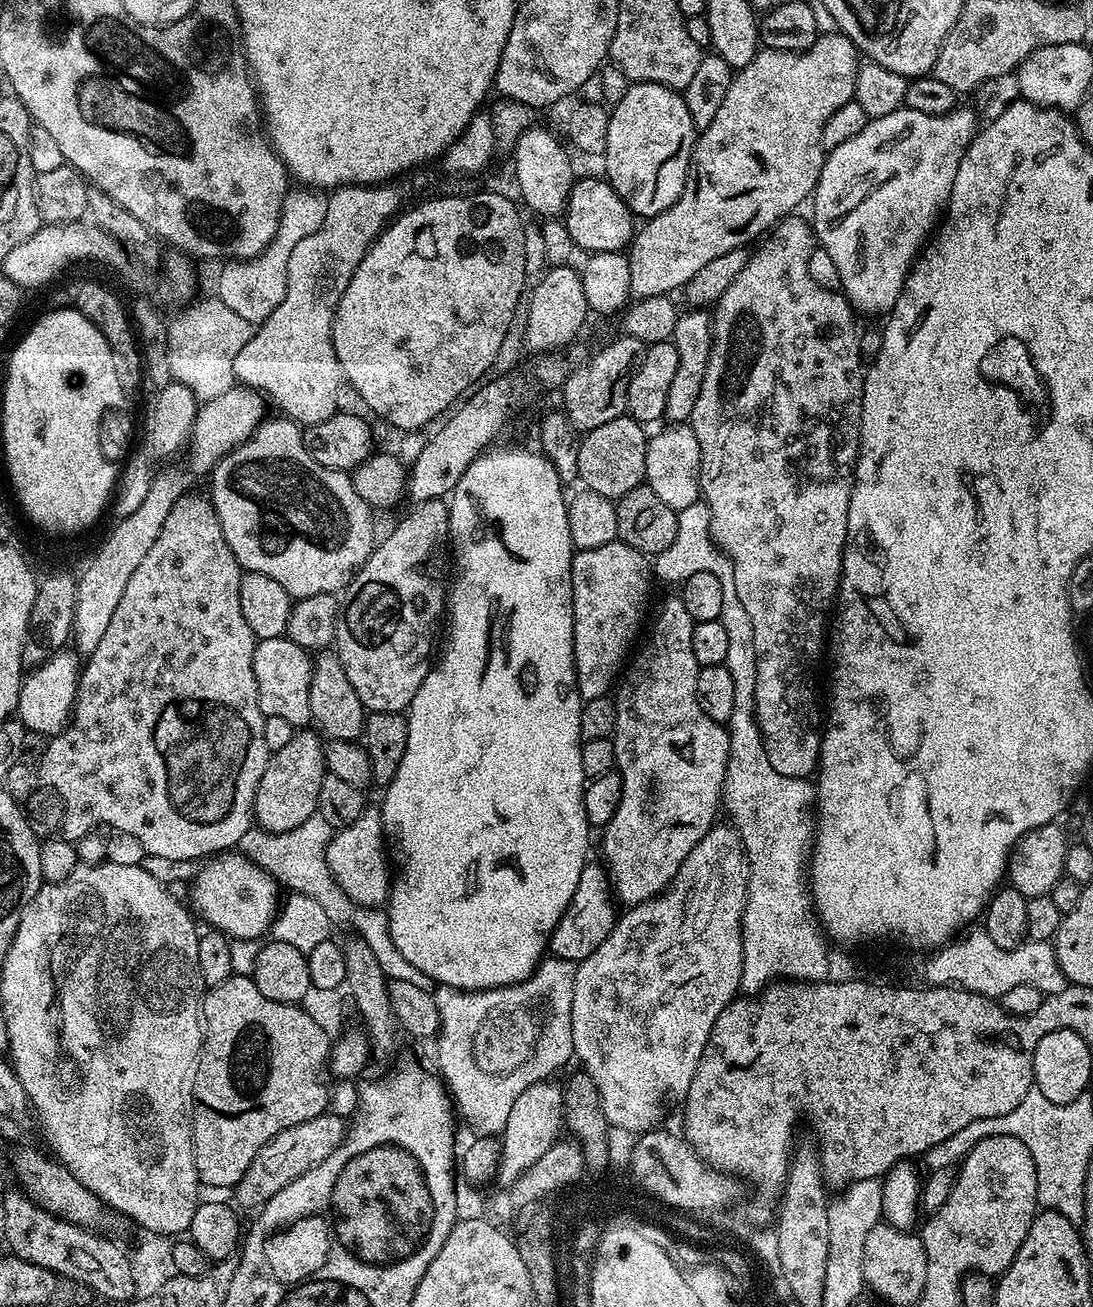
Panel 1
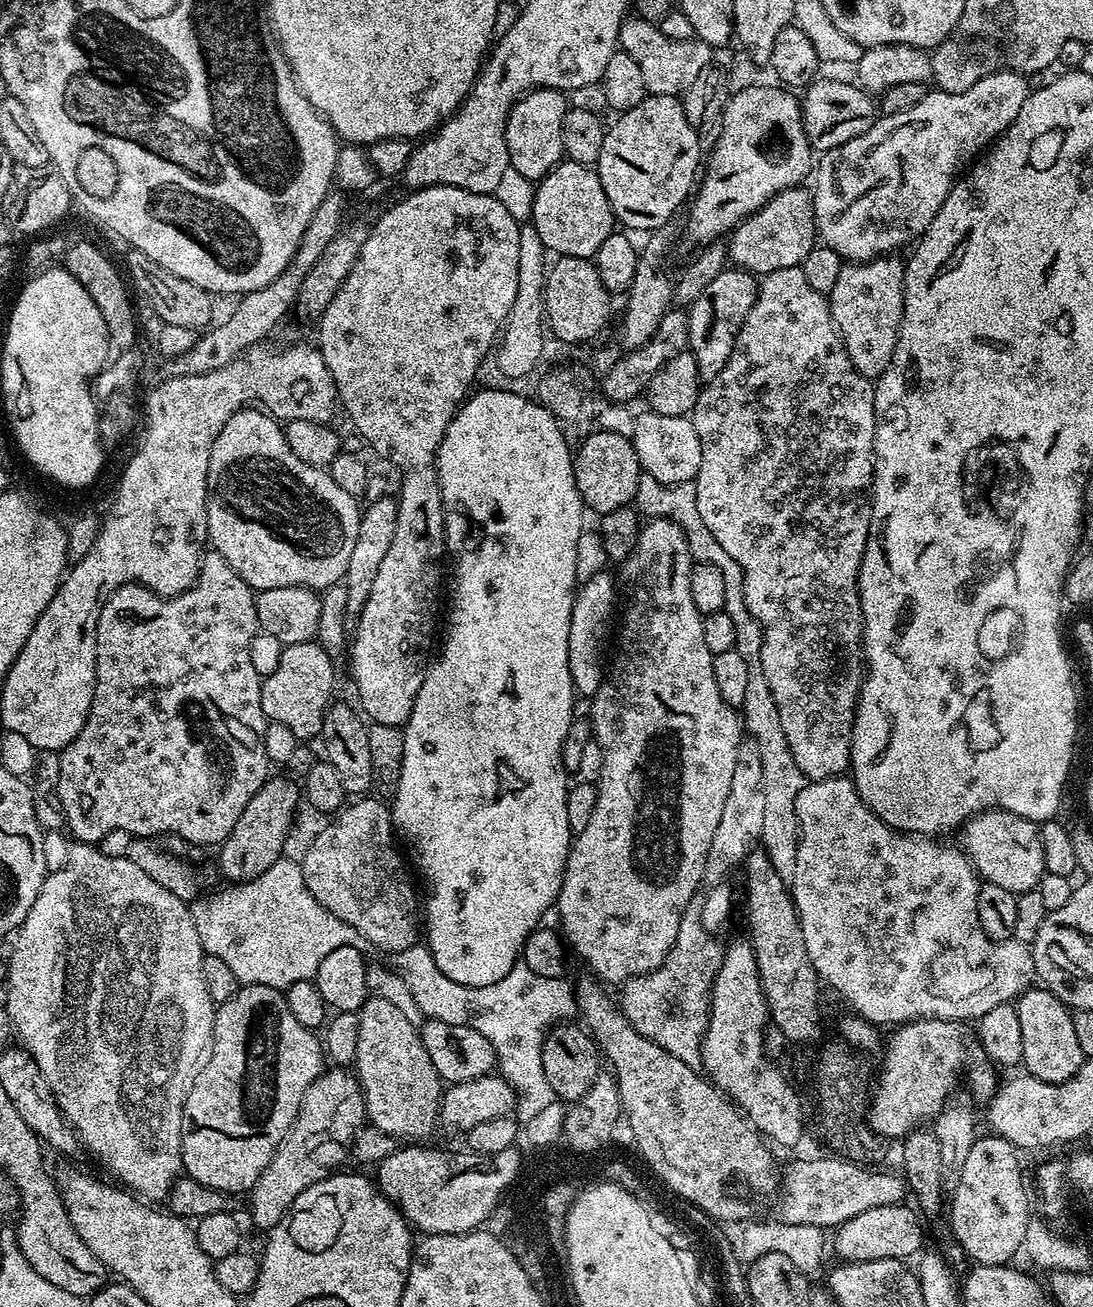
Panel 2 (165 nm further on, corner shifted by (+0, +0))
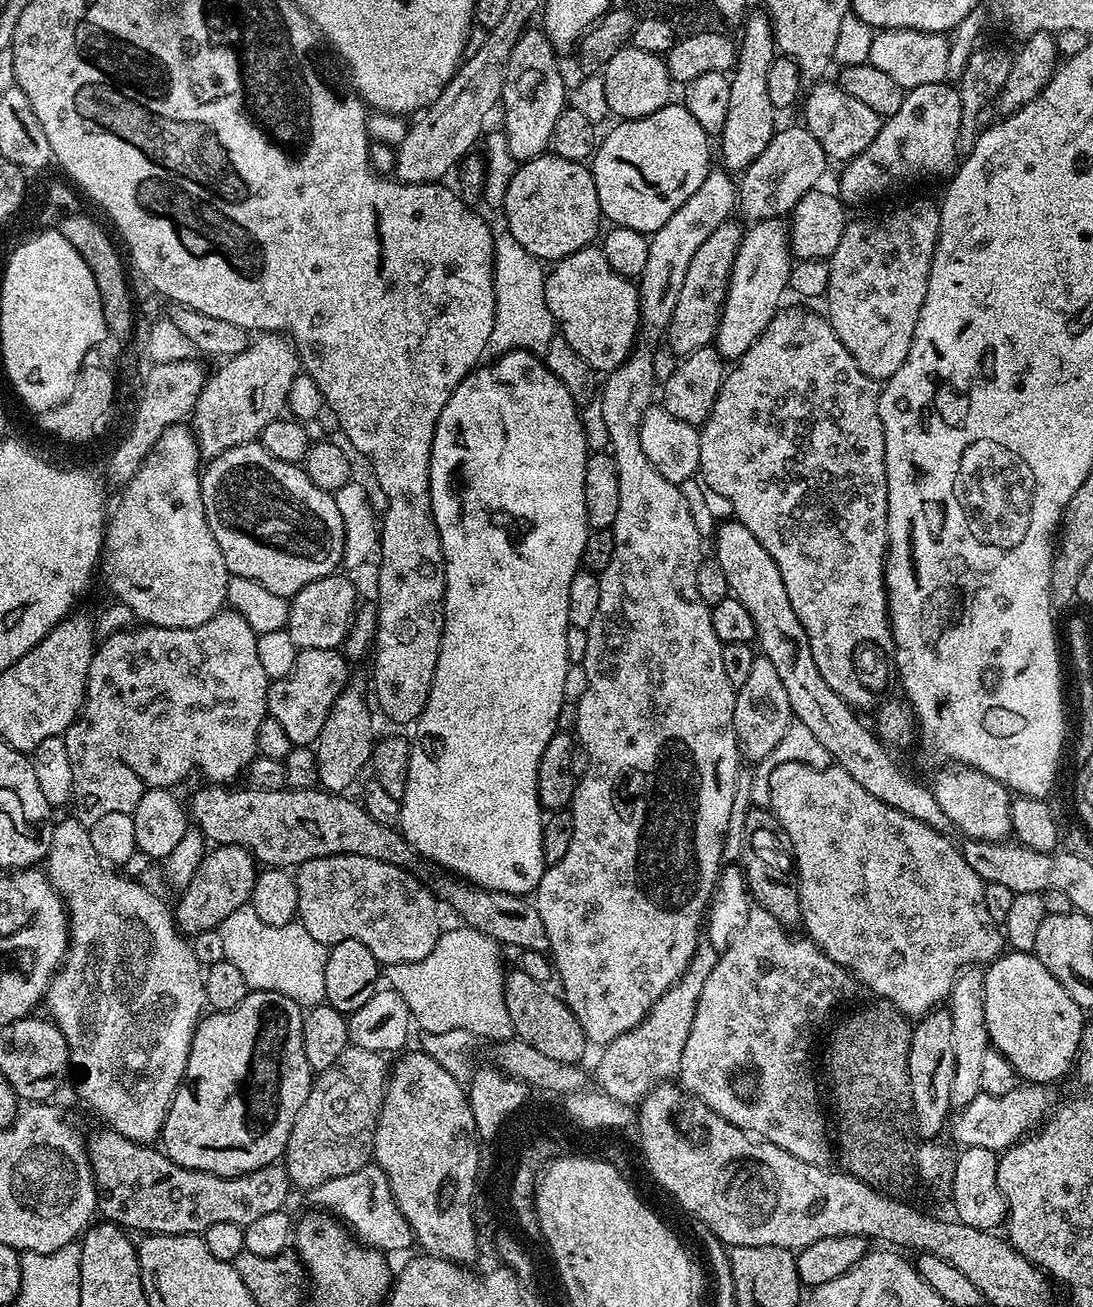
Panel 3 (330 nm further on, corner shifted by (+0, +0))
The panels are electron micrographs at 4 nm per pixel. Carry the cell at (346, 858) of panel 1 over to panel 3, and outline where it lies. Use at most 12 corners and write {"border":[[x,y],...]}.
{"border":[[323,856],[295,873],[299,923],[381,965],[440,941],[432,892],[405,868]]}

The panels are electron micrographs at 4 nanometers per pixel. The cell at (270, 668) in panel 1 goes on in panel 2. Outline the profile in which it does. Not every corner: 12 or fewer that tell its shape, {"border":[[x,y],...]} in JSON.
{"border":[[315,642],[290,644],[260,701],[297,741],[324,731],[334,661]]}

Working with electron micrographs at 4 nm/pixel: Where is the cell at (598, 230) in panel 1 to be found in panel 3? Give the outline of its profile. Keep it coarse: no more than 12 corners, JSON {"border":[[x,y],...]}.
{"border":[[523,161],[502,215],[541,262],[589,247],[602,225],[591,167]]}

